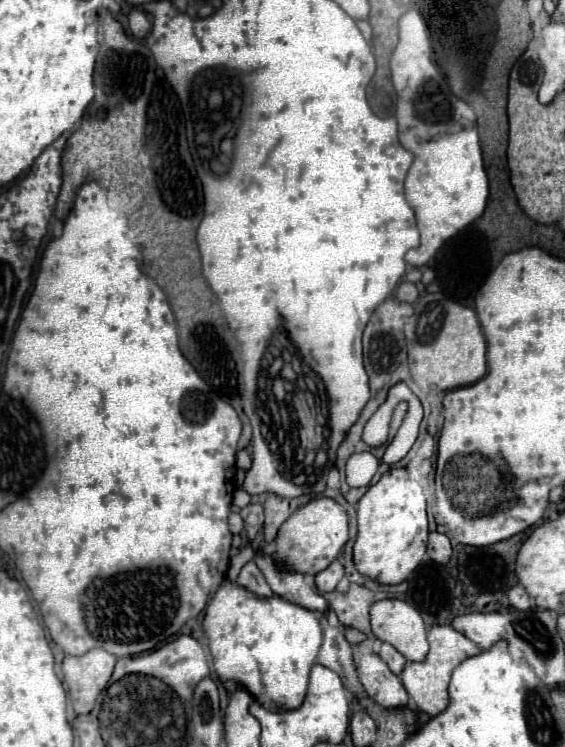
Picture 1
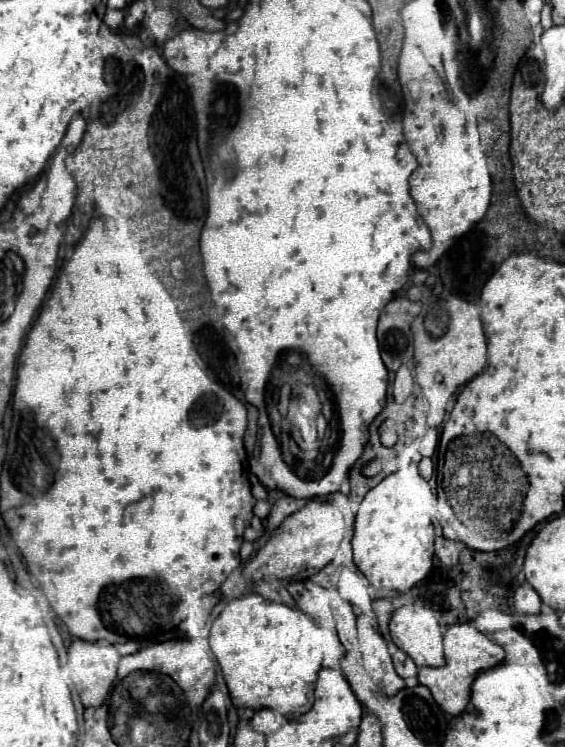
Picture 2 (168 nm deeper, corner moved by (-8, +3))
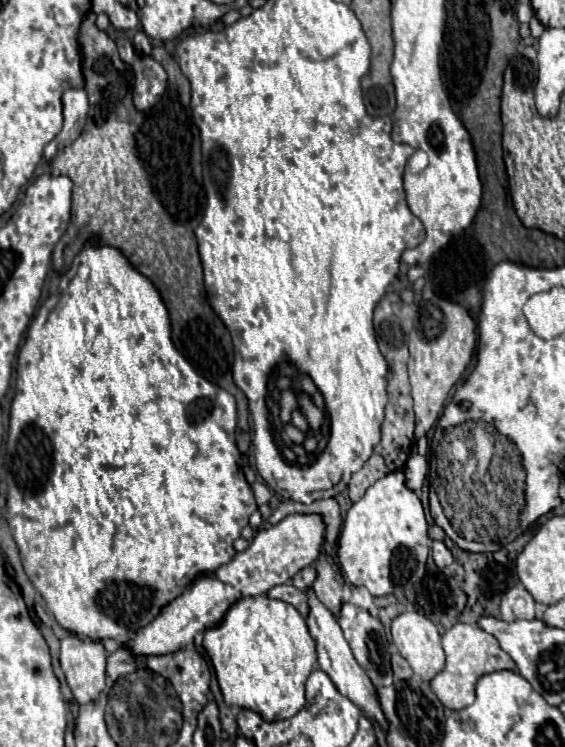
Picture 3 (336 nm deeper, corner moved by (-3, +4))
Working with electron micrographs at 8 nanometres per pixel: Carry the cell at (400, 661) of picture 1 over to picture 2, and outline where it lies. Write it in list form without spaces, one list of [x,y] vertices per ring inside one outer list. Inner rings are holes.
[[[397,650],[393,654],[393,662],[395,662],[395,670],[397,670],[397,674],[401,678],[407,678],[407,676],[415,676],[417,674],[417,662],[409,654],[405,654],[403,650]]]

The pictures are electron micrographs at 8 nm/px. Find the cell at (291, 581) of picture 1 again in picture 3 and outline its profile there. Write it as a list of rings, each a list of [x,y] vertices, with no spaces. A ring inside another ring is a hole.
[[[308,589],[308,601],[310,601],[310,615],[308,615],[308,629],[310,635],[316,639],[316,649],[318,649],[318,665],[320,669],[334,681],[334,685],[338,687],[338,691],[344,697],[350,697],[350,701],[354,701],[368,719],[376,721],[382,731],[388,731],[388,721],[382,713],[378,695],[376,695],[376,687],[372,685],[370,677],[366,677],[366,671],[358,665],[358,661],[354,659],[354,655],[350,653],[350,647],[346,645],[346,639],[342,637],[342,629],[338,629],[338,621],[334,621],[334,615],[318,601],[318,597],[314,597],[314,591]]]

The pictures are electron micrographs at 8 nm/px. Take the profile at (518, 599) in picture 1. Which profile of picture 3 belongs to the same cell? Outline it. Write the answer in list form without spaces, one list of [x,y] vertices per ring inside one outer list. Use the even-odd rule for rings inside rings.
[[[518,583],[502,595],[500,603],[500,619],[502,621],[518,621],[518,619],[534,619],[534,599],[532,595]]]

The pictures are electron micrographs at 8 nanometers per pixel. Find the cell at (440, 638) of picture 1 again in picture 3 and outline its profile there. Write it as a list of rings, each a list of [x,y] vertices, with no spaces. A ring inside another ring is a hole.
[[[456,623],[452,629],[448,629],[442,635],[442,647],[446,651],[446,667],[440,675],[436,675],[430,681],[430,687],[434,693],[438,693],[438,699],[442,701],[444,707],[448,709],[464,709],[474,703],[474,687],[476,681],[494,671],[516,671],[516,665],[508,653],[504,653],[498,645],[498,641],[480,629],[478,625],[466,625],[466,623]]]

